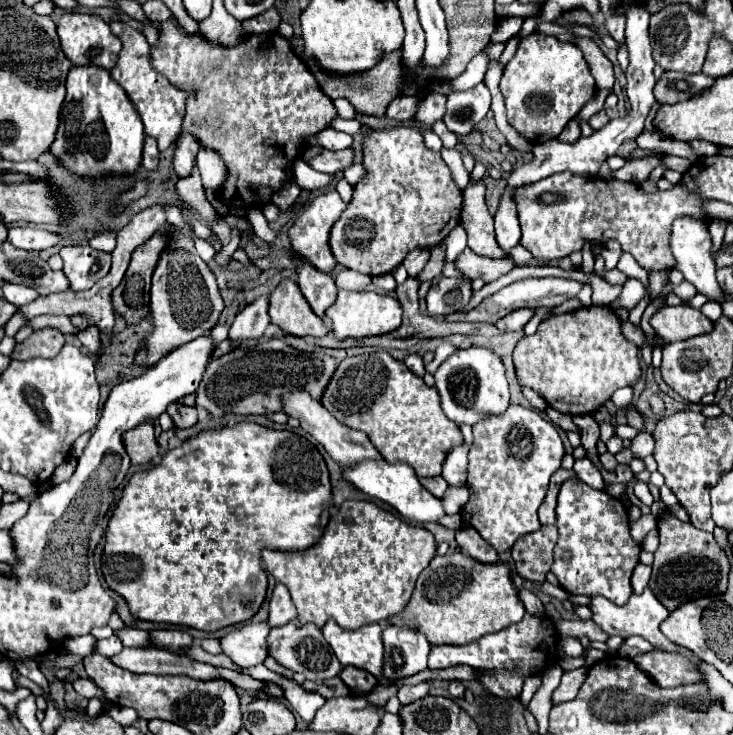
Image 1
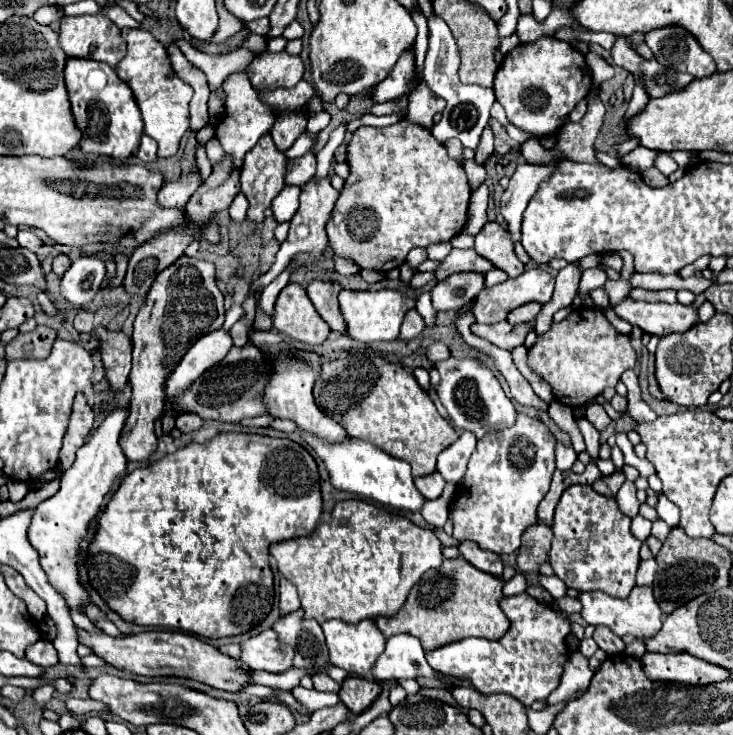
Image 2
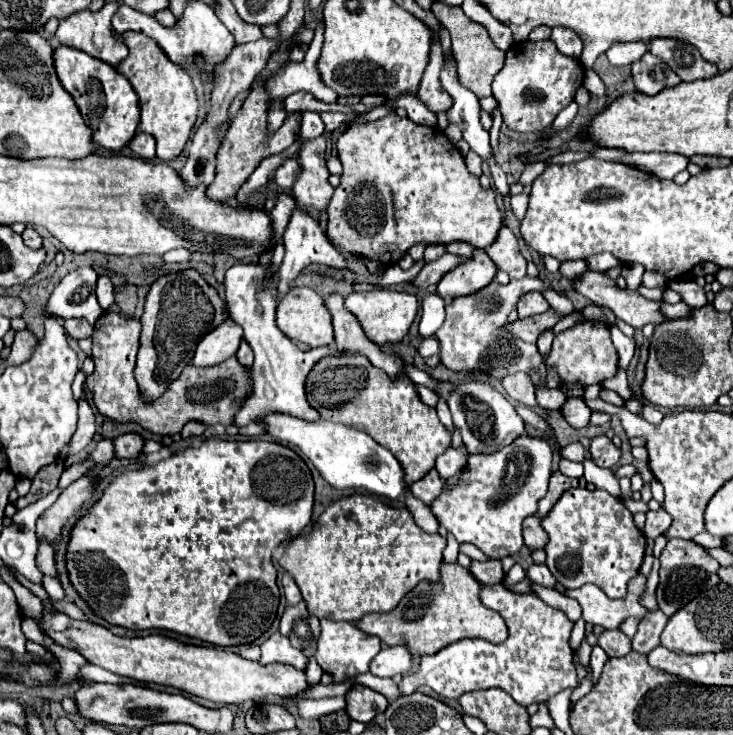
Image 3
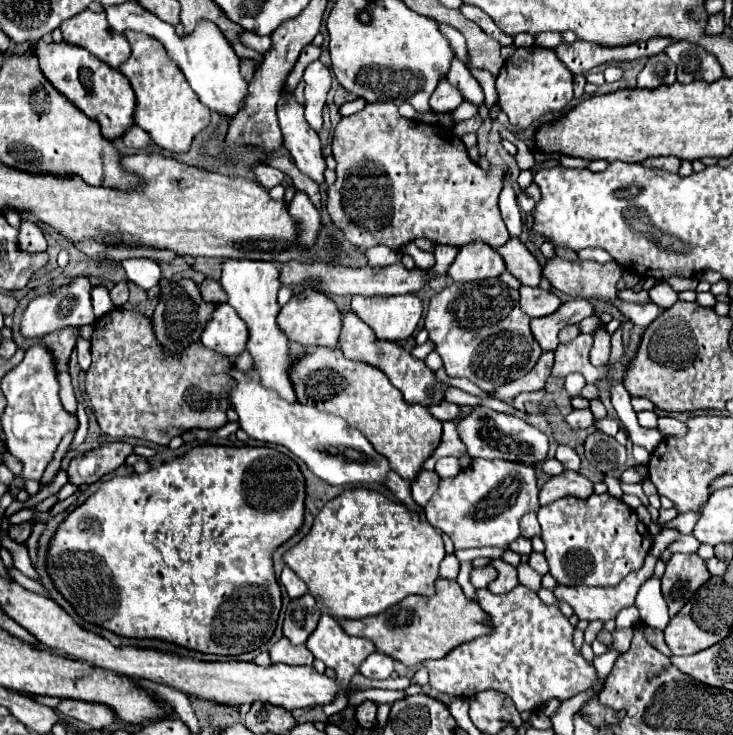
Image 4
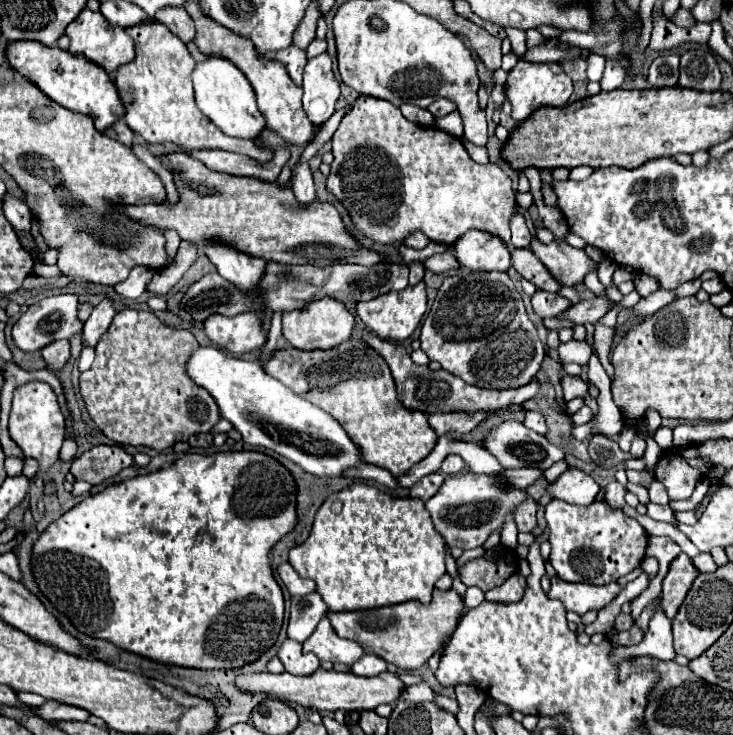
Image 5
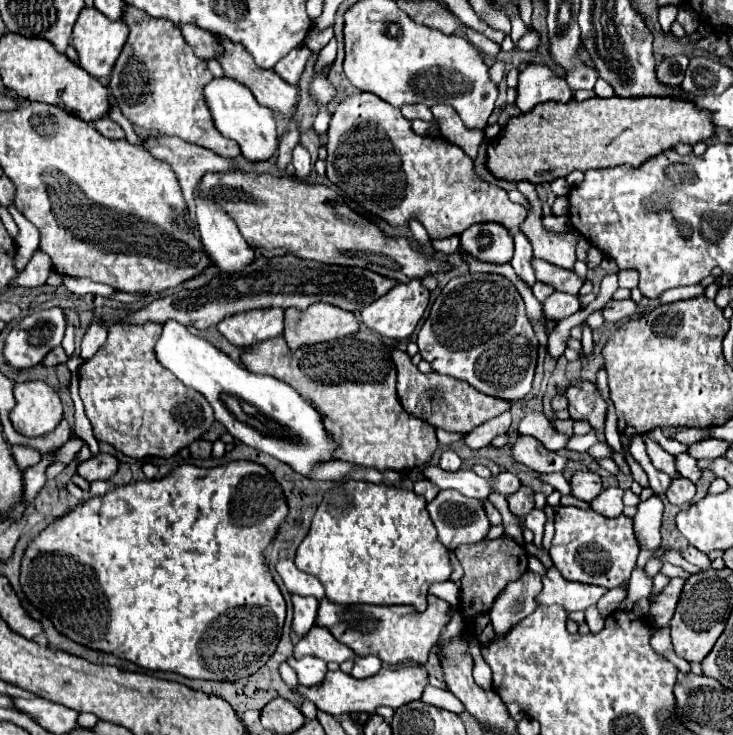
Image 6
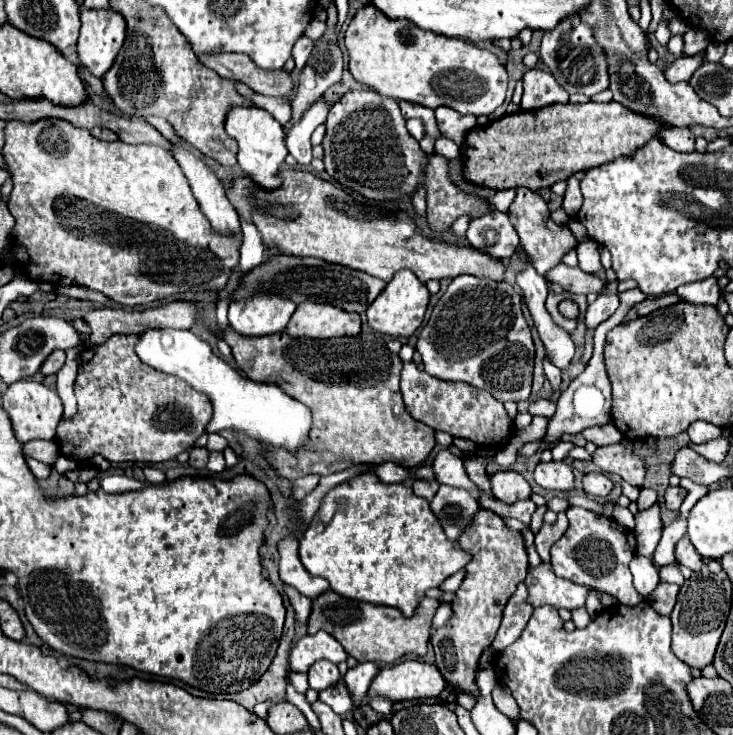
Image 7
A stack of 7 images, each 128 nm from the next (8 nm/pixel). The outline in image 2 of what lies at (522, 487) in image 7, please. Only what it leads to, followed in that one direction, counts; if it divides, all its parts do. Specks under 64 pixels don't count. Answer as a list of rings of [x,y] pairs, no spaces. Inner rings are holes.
[[[536,522],[522,534],[522,546],[518,550],[518,570],[520,572],[538,572],[538,566],[548,560],[552,542],[550,526]]]

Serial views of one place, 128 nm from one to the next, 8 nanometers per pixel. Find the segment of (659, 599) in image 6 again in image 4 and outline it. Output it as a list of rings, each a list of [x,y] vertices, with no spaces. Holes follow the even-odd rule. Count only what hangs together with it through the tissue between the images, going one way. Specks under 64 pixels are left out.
[[[674,554],[662,576],[662,594],[668,602],[670,616],[676,616],[708,578],[708,568],[704,568],[704,560],[698,554]]]

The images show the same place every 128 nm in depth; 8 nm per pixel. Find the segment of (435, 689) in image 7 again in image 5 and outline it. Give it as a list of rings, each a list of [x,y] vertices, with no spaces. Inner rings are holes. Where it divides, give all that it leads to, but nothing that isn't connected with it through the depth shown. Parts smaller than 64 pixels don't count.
[[[318,668],[312,676],[292,676],[288,672],[284,672],[284,674],[252,674],[252,676],[238,676],[236,682],[240,684],[240,688],[244,688],[252,694],[266,692],[280,700],[300,704],[304,708],[316,708],[318,712],[376,710],[376,706],[380,706],[380,704],[394,704],[406,688],[406,684],[400,680],[400,676],[392,674],[392,672],[382,672],[372,678],[362,678],[352,672],[334,672],[334,670],[328,672],[324,668]]]

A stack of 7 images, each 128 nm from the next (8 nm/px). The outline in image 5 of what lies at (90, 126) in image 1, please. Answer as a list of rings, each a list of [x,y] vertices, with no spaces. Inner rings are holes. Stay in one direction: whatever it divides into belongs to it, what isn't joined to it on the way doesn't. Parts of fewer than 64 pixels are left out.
[[[30,40],[30,42],[8,42],[6,60],[14,72],[36,84],[50,100],[58,102],[60,106],[72,112],[90,116],[100,132],[124,116],[124,106],[120,104],[116,86],[110,80],[110,76],[104,72],[104,68],[90,64],[90,60],[82,56],[72,56],[66,50],[48,48],[40,42]]]

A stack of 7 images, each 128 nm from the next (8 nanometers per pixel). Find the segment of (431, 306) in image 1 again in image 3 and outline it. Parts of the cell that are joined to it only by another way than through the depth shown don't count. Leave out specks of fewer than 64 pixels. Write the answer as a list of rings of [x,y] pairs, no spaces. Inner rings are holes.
[[[474,250],[472,258],[452,268],[440,282],[438,282],[438,294],[444,300],[456,298],[456,296],[468,296],[490,284],[496,276],[498,268],[492,260],[488,260],[488,254],[484,250]]]

